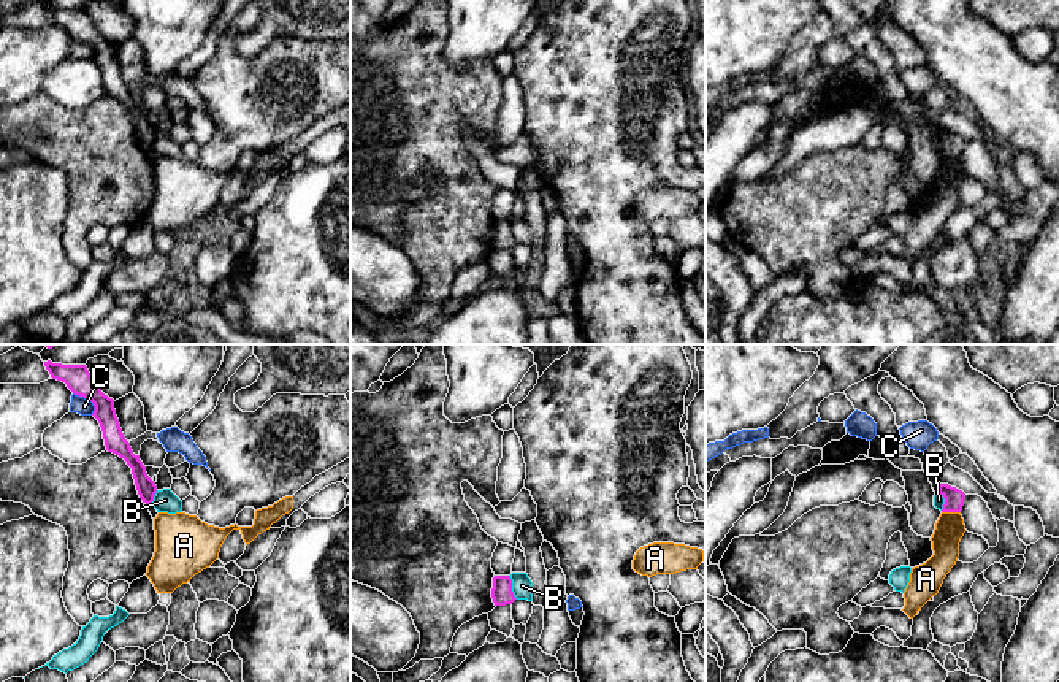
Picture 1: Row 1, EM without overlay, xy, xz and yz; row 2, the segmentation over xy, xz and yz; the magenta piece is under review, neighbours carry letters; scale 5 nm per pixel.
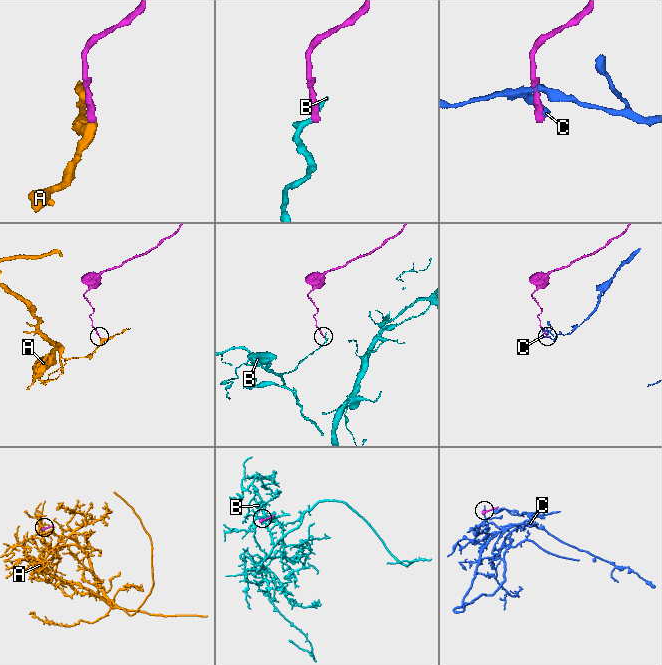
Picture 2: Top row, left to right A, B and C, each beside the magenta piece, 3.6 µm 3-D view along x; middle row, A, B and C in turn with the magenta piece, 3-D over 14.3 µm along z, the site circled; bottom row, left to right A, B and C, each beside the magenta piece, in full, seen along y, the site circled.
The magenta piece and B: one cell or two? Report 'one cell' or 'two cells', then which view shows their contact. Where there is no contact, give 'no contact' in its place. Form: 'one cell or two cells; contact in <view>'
two cells; contact in xz

